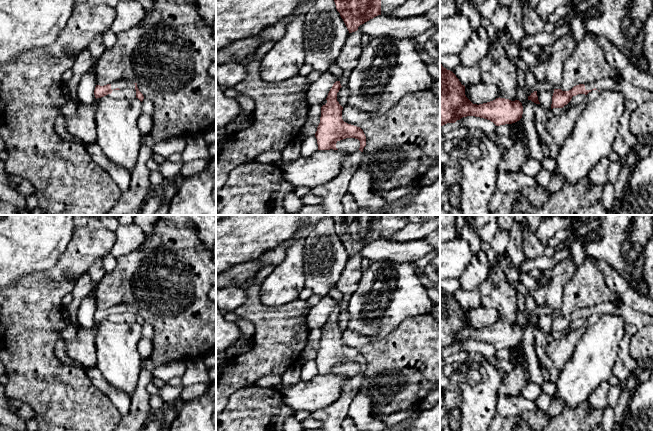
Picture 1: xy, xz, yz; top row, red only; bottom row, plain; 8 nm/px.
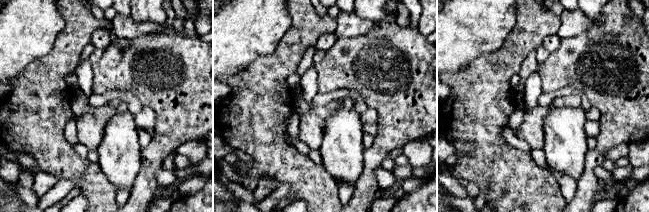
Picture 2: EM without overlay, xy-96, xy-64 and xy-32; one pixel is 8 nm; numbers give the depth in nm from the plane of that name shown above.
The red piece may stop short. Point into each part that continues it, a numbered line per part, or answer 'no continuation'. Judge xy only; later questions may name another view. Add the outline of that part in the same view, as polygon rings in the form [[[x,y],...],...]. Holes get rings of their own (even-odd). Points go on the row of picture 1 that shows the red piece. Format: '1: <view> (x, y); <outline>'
1: xy (121, 84); [[[118,80],[111,83],[111,89],[114,90],[116,88],[125,89],[125,88],[132,88],[135,89],[135,84],[128,80]]]

